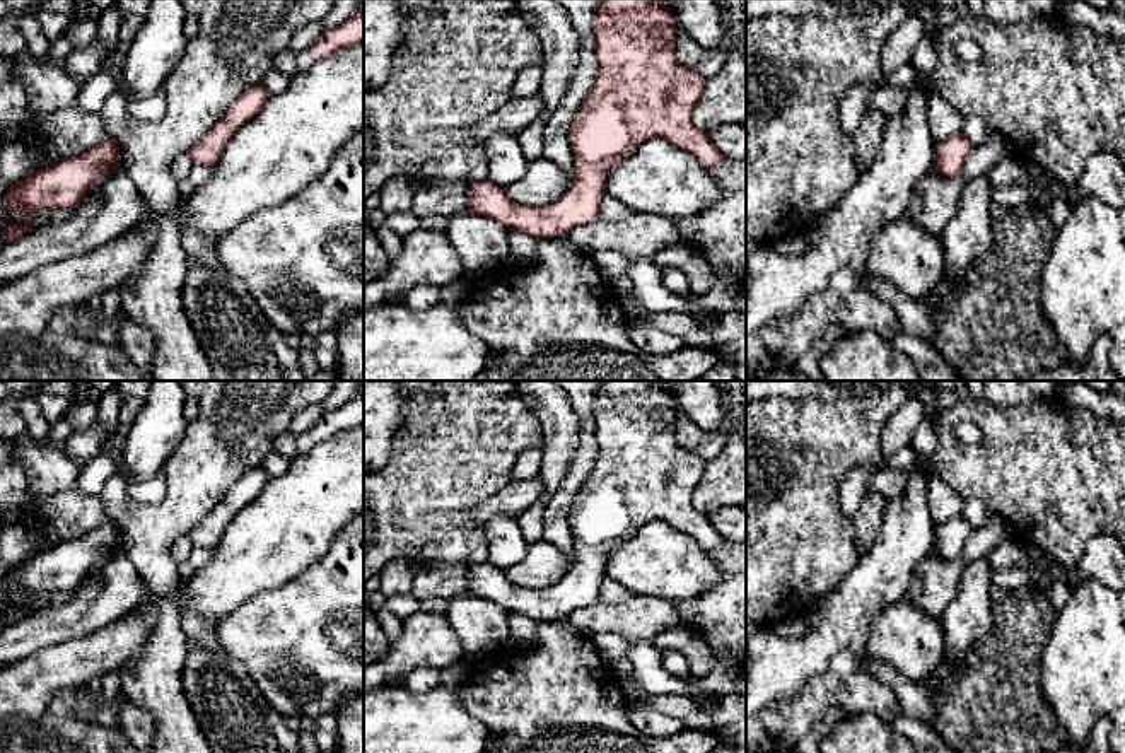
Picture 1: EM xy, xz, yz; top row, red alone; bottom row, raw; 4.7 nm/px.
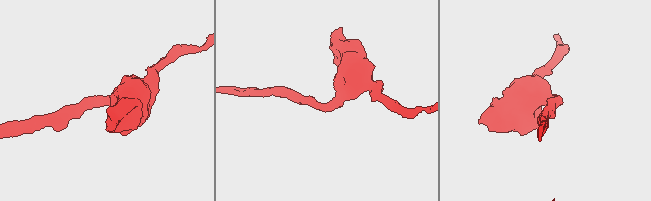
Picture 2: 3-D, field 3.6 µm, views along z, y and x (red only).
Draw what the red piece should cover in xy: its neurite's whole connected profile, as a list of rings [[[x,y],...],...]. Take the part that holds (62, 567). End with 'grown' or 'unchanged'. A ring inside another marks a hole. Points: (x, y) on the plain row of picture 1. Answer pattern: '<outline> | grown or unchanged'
[[[106,519],[84,536],[31,553],[20,563],[12,565],[3,579],[3,592],[17,594],[26,608],[9,606],[0,611],[7,627],[36,611],[32,608],[36,594],[75,592],[96,563],[119,553],[118,548],[119,531],[113,521]]] | unchanged

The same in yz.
[[[961,514],[937,524],[934,531],[934,553],[944,560],[959,558],[971,531],[973,526]]] | unchanged

